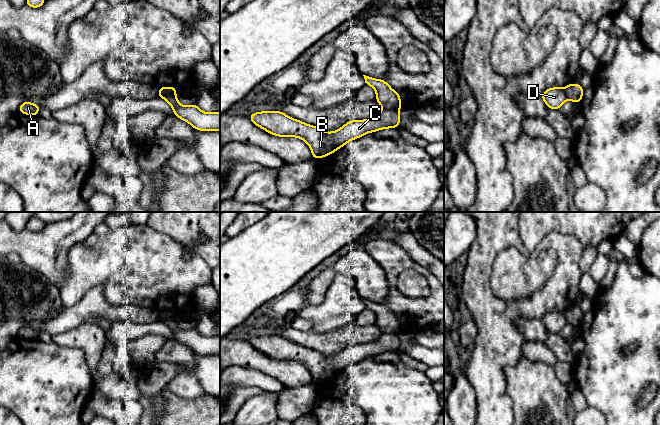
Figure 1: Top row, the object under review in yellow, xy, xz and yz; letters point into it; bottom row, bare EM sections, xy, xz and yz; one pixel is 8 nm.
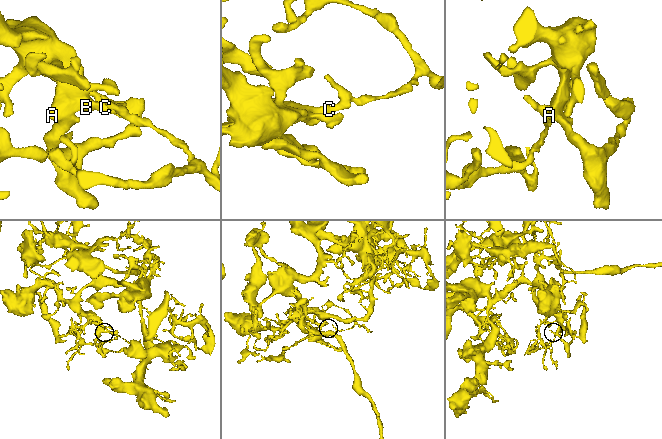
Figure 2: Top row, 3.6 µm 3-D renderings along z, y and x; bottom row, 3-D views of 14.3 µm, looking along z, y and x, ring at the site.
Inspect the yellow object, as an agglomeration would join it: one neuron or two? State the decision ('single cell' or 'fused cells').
fused cells

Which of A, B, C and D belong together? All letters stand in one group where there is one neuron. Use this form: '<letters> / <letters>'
A B C / D

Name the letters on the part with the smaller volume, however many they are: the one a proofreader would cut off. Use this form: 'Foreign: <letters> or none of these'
Foreign: D

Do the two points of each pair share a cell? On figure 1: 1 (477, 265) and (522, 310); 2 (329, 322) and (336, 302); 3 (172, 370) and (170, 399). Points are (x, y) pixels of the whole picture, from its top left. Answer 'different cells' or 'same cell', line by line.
1: same cell
2: same cell
3: different cells

